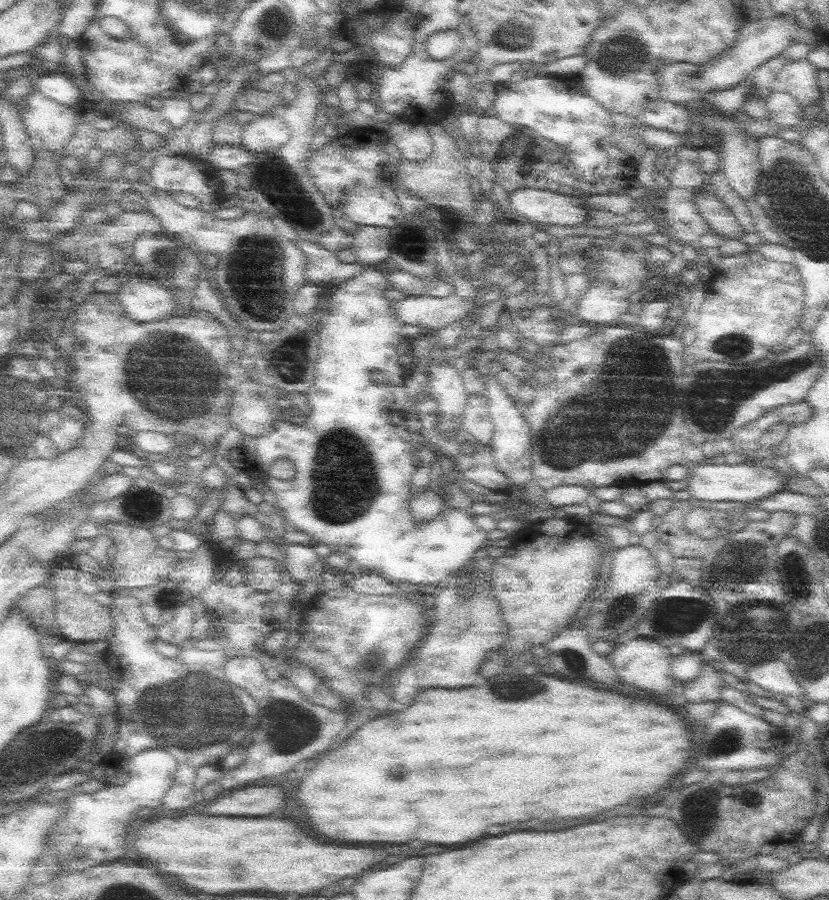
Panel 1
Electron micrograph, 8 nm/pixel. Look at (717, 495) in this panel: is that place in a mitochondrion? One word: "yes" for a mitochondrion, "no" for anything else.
no

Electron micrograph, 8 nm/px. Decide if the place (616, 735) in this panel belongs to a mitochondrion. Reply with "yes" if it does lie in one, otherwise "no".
no

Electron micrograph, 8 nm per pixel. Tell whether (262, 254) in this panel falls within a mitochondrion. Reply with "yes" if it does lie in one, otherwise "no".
yes

